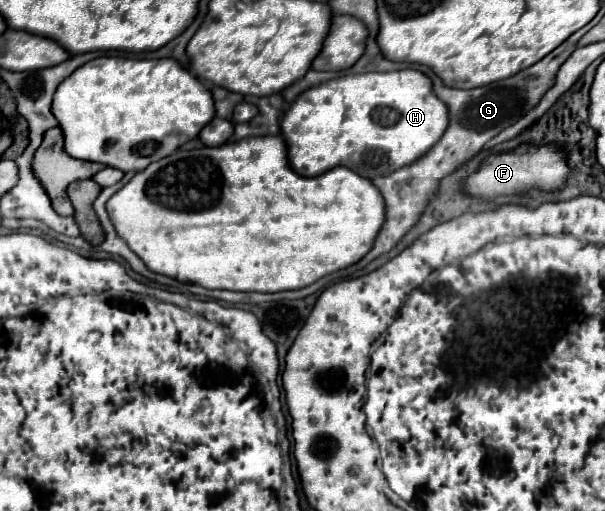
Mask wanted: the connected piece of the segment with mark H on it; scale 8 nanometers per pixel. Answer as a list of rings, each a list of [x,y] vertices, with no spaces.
[[[400,69],[386,73],[354,73],[342,75],[300,93],[284,111],[280,121],[282,139],[288,143],[288,163],[302,177],[316,177],[324,171],[344,165],[366,179],[386,175],[410,165],[424,155],[446,131],[448,109],[432,93],[432,81],[416,69]]]

